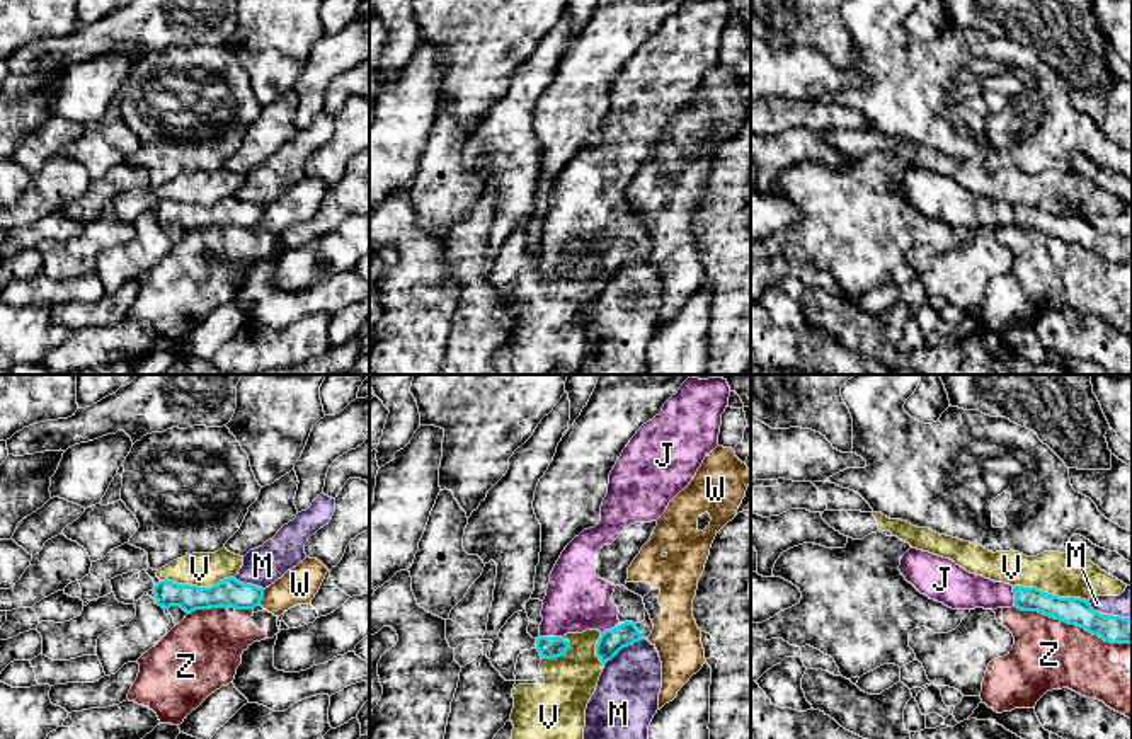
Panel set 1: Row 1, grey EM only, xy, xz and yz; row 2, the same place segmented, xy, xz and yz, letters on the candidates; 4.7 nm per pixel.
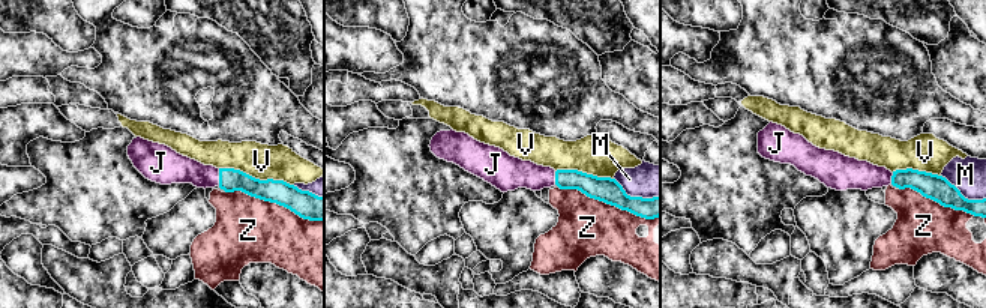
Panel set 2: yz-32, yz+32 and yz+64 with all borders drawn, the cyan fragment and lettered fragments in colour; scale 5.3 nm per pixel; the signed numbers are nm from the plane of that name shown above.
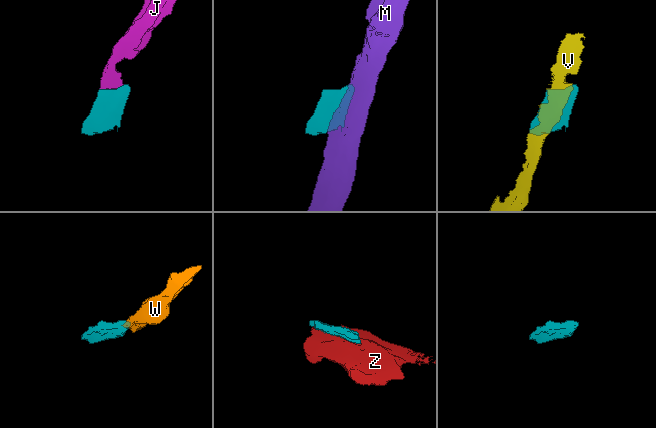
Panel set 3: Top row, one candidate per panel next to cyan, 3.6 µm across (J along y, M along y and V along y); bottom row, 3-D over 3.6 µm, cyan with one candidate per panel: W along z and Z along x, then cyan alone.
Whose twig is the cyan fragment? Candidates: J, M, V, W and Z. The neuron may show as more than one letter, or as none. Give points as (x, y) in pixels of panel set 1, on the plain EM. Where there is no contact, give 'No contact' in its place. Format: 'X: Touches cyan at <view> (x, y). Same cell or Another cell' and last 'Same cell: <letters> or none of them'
J: Touches cyan at xz (552, 256). Same cell
M: Touches cyan at xz (623, 264). Another cell
V: Touches cyan at xy (196, 205). Another cell
W: Touches cyan at xy (262, 215). Another cell
Z: Touches cyan at yz (1073, 242). Another cell
Same cell: J

